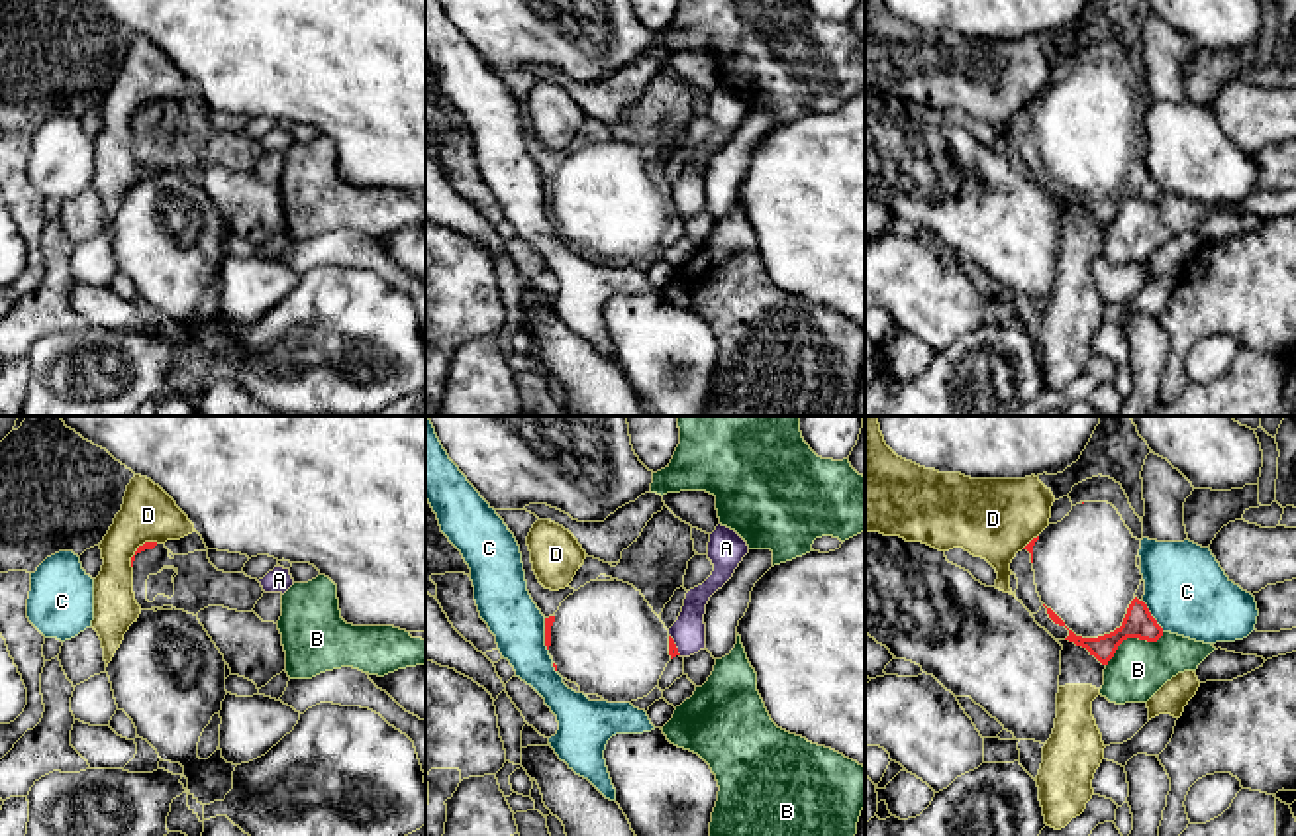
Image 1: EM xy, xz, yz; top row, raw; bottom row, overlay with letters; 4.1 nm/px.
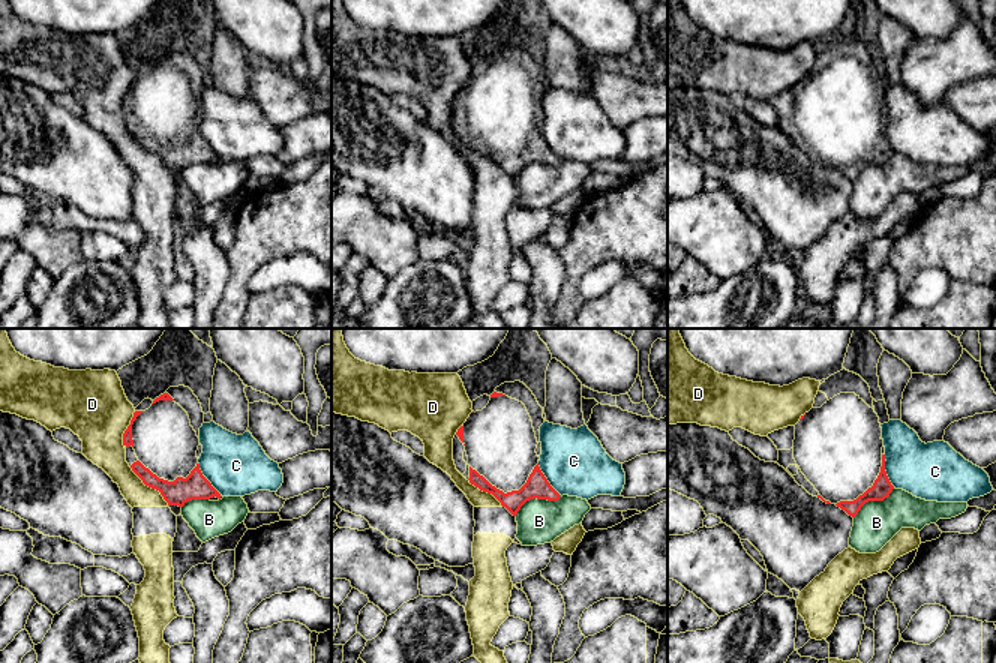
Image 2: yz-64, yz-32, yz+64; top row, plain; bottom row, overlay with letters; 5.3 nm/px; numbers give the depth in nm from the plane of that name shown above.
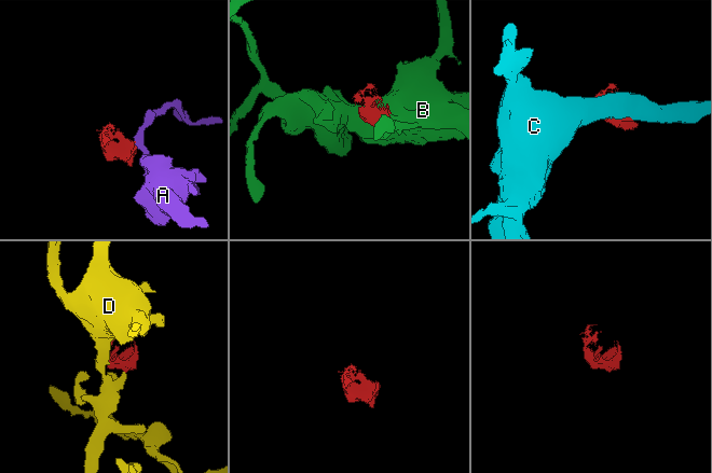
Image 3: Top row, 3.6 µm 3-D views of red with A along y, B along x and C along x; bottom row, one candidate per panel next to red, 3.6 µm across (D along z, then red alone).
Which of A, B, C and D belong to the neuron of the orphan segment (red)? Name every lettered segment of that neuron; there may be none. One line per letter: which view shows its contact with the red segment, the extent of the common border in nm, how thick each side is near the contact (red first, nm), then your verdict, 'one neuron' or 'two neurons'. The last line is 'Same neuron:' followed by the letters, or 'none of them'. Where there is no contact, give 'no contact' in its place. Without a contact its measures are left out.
A: meets red in xz; contact 100 nm long; 50 nm thick on the red side, 140 nm on the other; two neurons
B: meets red in yz; contact 280 nm long; 120 nm thick on the red side, 240 nm on the other; two neurons
C: meets red in yz; contact 160 nm long; 120 nm thick on the red side, 340 nm on the other; two neurons
D: meets red in xy; contact 160 nm long; 30 nm thick on the red side, 220 nm on the other; two neurons
Same neuron: none of them

